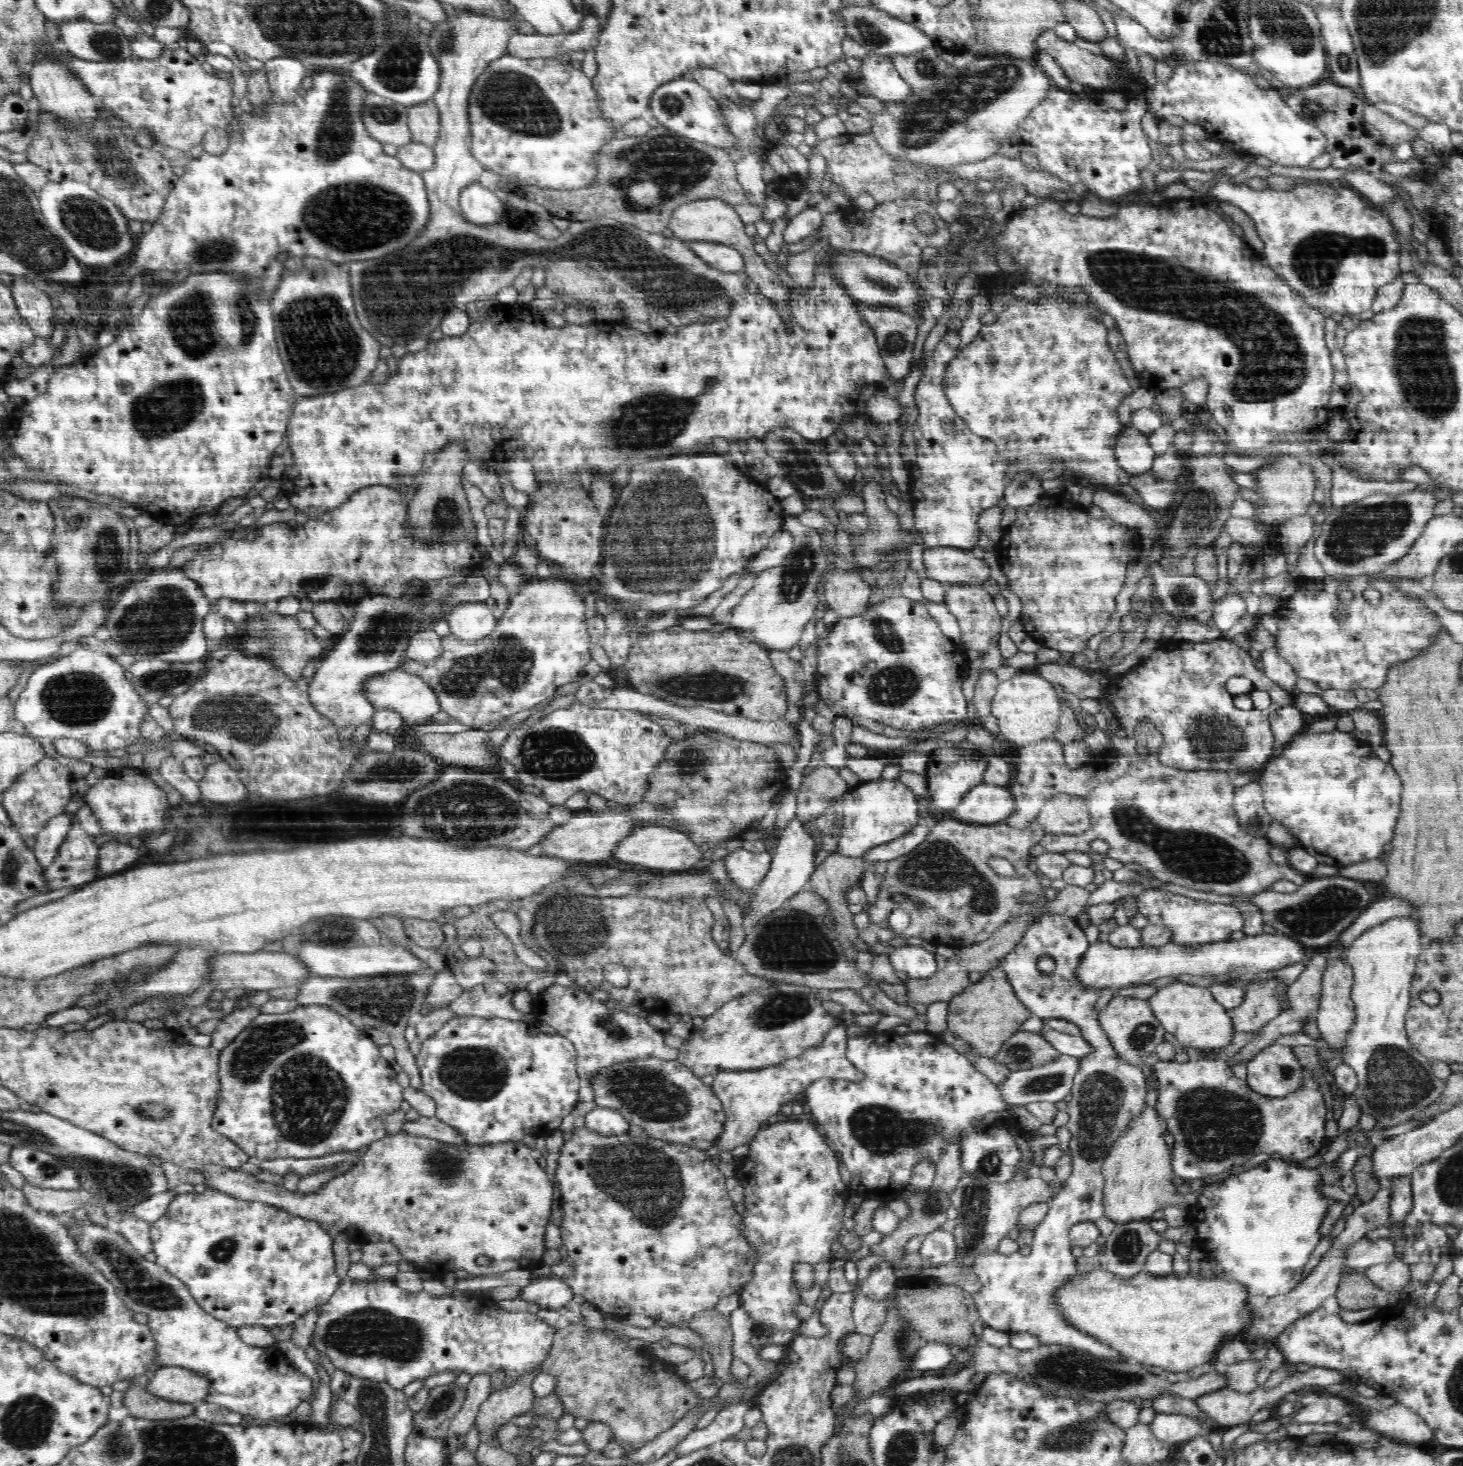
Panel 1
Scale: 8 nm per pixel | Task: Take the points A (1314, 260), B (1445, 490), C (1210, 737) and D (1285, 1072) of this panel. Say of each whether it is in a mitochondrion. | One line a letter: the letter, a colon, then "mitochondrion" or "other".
A: mitochondrion
B: other
C: mitochondrion
D: mitochondrion

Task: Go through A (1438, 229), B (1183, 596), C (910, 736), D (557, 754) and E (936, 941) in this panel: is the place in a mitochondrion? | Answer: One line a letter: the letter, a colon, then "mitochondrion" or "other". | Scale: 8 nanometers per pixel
A: other
B: mitochondrion
C: other
D: mitochondrion
E: other

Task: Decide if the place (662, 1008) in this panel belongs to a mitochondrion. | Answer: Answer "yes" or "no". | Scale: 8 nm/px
no

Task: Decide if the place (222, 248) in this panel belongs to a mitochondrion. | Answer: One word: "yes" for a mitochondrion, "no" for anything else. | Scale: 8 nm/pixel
yes

